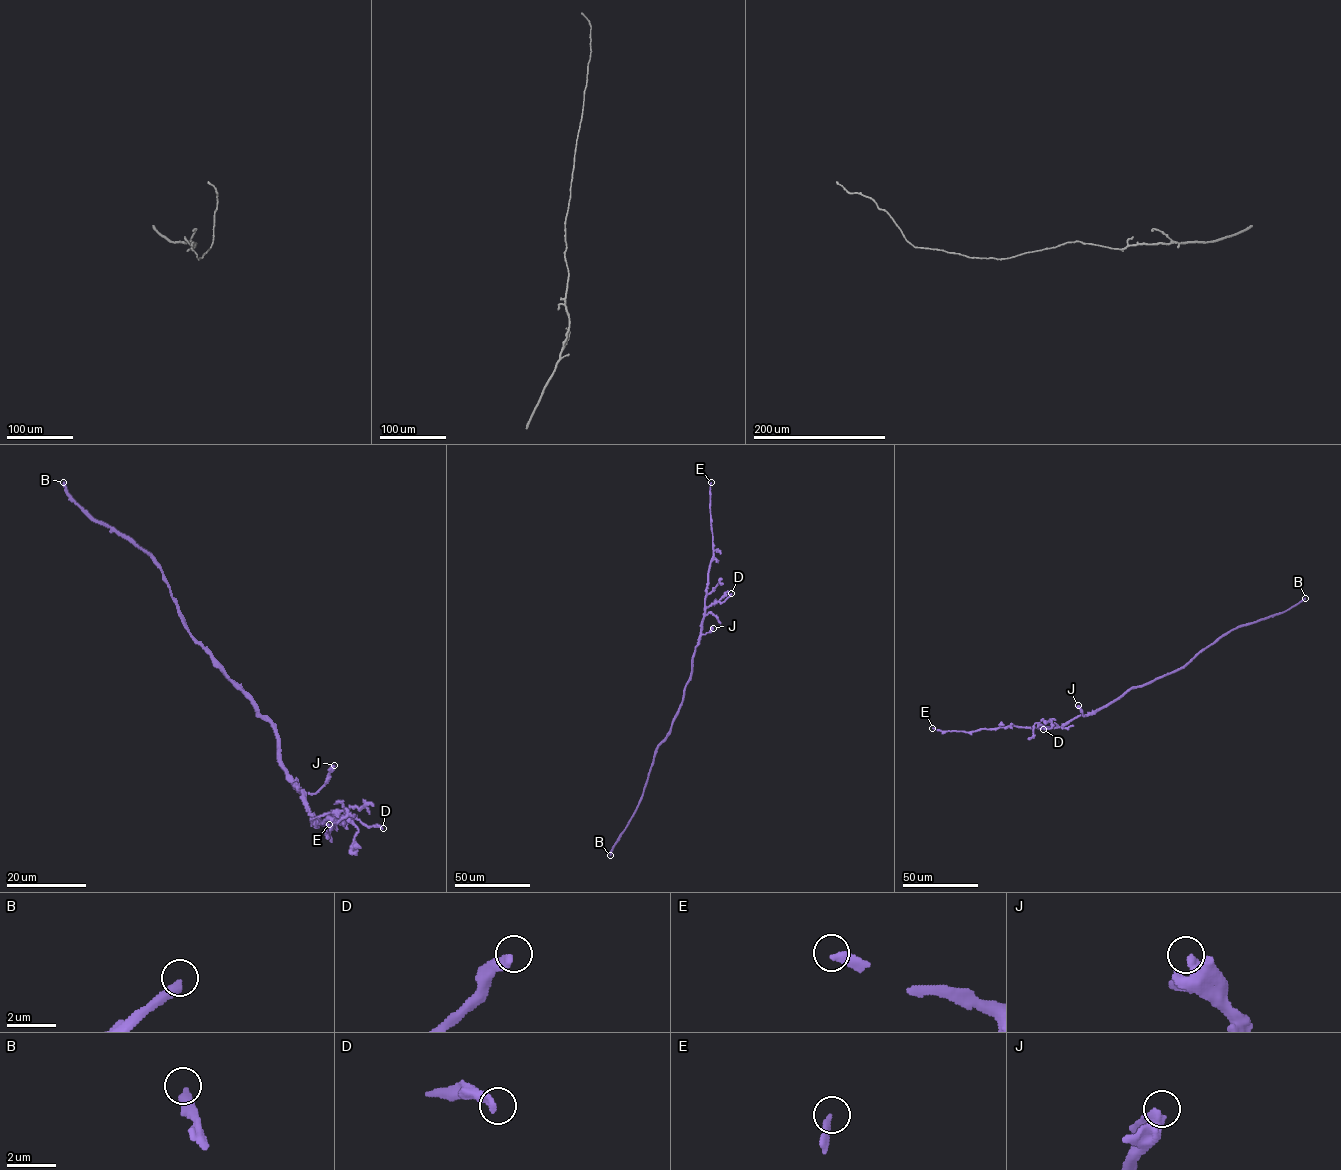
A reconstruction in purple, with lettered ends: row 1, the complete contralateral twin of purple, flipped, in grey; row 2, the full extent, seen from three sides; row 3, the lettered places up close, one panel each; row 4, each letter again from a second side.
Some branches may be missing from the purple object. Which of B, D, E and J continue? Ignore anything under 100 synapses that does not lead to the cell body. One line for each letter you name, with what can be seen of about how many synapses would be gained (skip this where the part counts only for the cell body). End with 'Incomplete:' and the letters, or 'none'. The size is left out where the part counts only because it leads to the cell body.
E: Roughly 300 synapses
Incomplete: E

